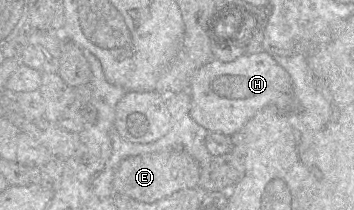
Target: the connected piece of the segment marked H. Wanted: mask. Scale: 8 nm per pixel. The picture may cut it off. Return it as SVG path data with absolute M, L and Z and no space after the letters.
M264 51L243 55L232 62L212 60L192 76L189 95L192 119L208 132L219 132L227 136L241 131L266 106L275 106L282 112L290 112L295 108L290 75Z

